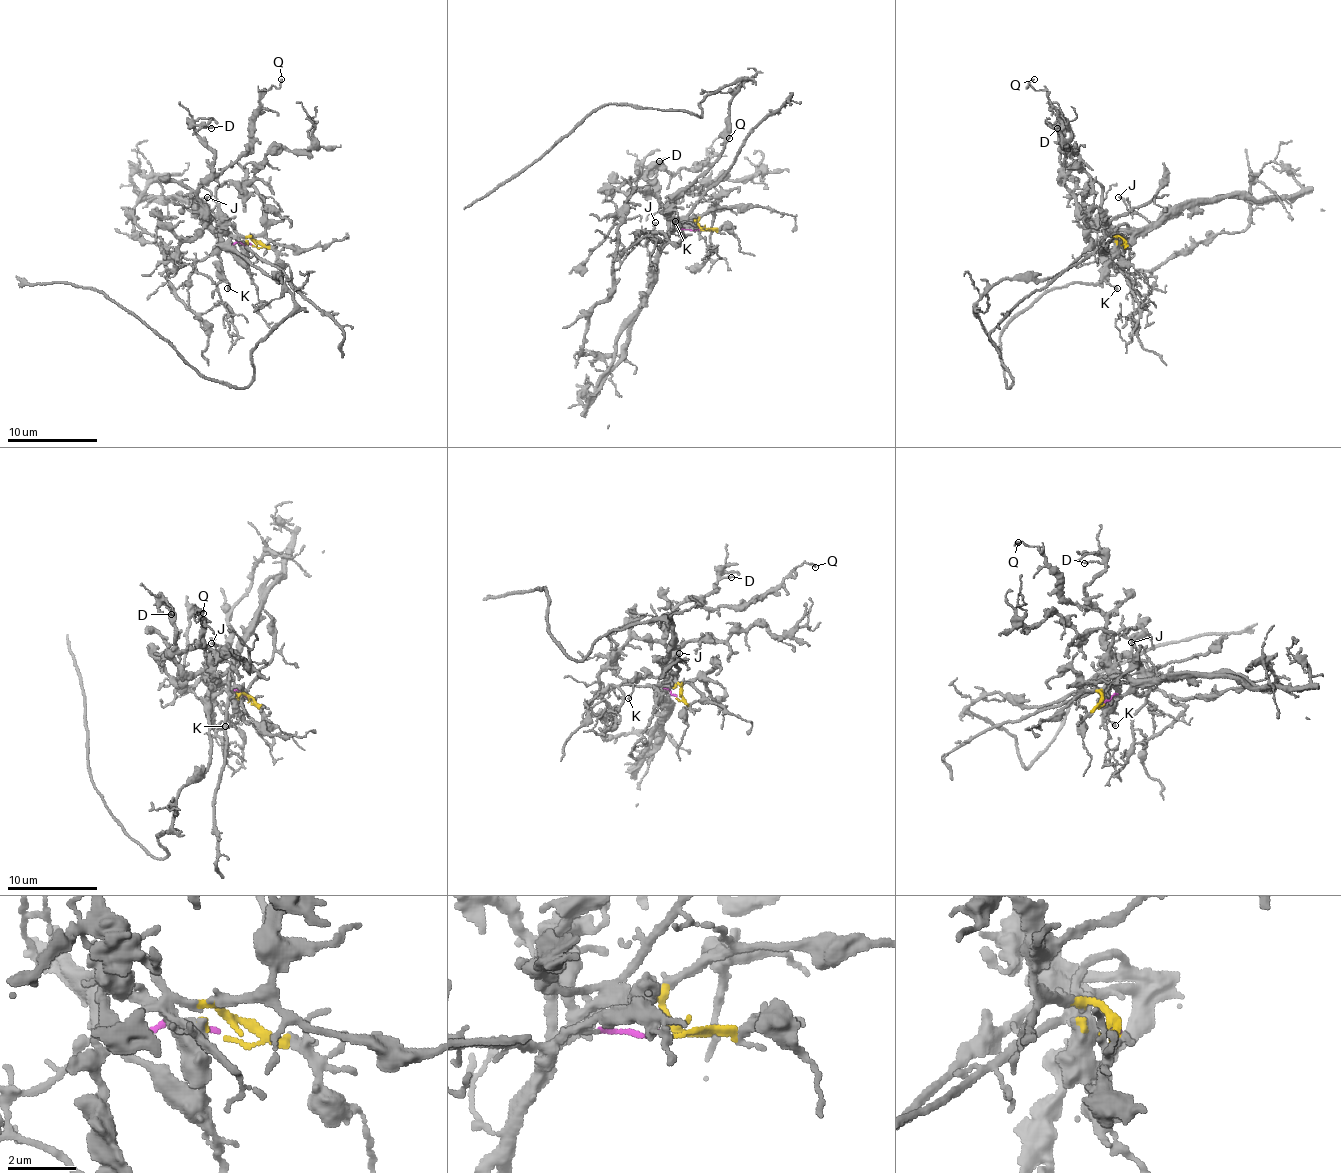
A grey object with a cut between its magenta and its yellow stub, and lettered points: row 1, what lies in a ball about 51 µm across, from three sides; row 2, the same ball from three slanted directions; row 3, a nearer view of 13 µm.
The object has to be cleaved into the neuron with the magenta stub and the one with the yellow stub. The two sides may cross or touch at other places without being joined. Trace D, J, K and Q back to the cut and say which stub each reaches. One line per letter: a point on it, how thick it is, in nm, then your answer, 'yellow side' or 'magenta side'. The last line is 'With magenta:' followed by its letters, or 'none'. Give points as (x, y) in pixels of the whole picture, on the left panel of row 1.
D: at (211, 128); 100 nm thick; yellow side
J: at (207, 197); 110 nm thick; magenta side
K: at (227, 288); 150 nm thick; yellow side
Q: at (281, 79); 110 nm thick; yellow side
With magenta: J

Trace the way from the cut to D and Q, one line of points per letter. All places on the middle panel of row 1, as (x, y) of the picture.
D: (701, 231), (694, 220), (671, 231), (669, 206), (646, 179), (662, 163), (644, 174), (660, 161)
Q: (701, 231), (694, 220), (683, 220), (671, 231), (669, 206), (646, 172), (696, 168), (721, 131), (730, 138)

